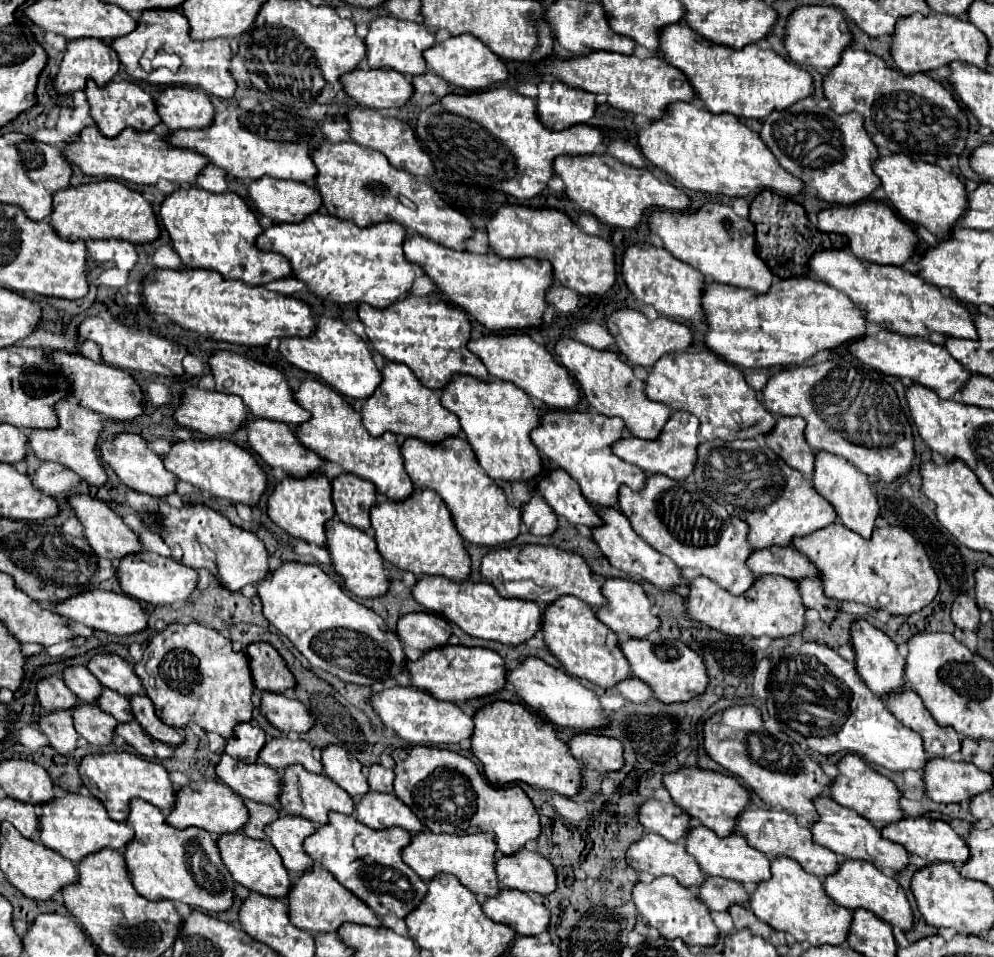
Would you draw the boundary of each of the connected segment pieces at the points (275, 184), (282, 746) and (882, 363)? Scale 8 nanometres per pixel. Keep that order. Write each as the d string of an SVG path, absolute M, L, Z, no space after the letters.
M264 176L248 186L250 198L260 214L274 222L300 222L322 208L316 188L296 180L274 180Z
M272 738L266 742L264 750L258 758L260 764L266 764L270 768L286 768L292 764L302 764L306 770L314 774L322 774L322 762L318 762L312 756L312 746L304 740L290 740L290 738Z
M880 330L876 336L866 336L860 342L852 342L848 350L864 364L868 364L884 374L918 382L918 384L934 390L944 400L954 398L954 394L960 392L964 388L964 384L968 382L968 378L972 376L956 358L952 358L952 354L944 346L932 344L926 338L908 338L908 336L900 336L896 332L888 332L888 330Z

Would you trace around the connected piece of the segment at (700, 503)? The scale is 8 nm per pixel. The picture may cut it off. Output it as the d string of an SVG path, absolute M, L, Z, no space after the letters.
M654 474L642 492L620 488L620 510L628 516L634 532L654 550L668 556L678 568L696 568L734 596L744 594L756 580L746 566L754 548L748 542L748 524L734 518L714 498L704 494L692 480L670 480Z

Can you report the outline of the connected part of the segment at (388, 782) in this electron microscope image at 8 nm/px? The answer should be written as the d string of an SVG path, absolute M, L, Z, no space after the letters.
M380 764L376 766L370 766L368 770L368 784L370 784L370 790L374 792L394 792L392 788L392 782L394 782L394 770L388 770Z

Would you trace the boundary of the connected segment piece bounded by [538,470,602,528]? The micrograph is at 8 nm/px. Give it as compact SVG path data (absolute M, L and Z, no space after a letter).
M564 470L548 472L538 484L544 500L552 506L552 510L558 516L564 516L570 524L582 524L588 528L602 526L602 518L582 496L576 480L568 476Z

